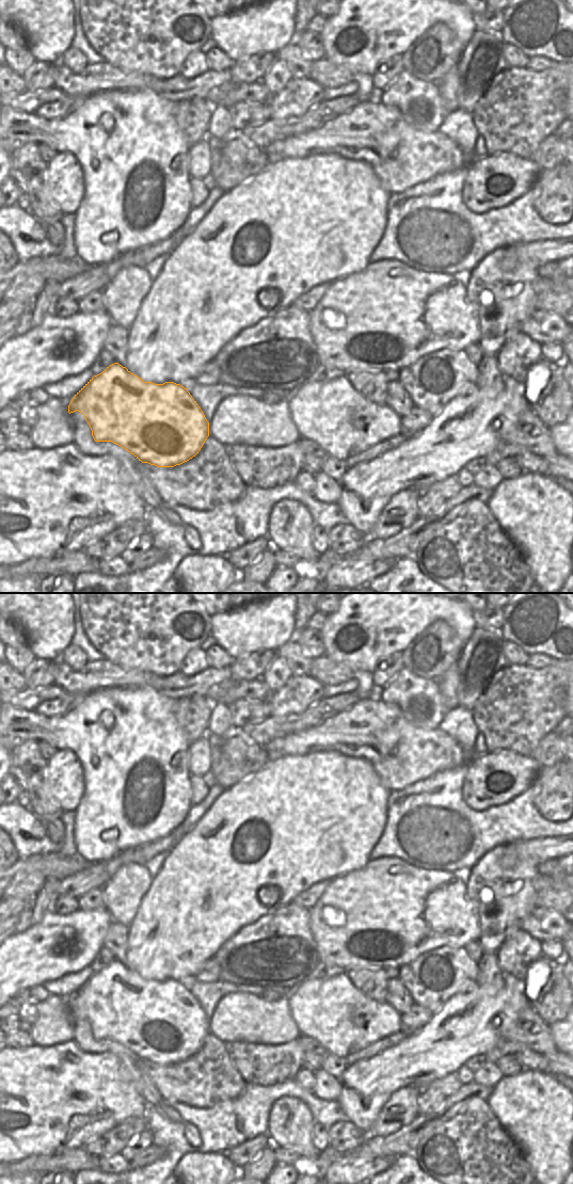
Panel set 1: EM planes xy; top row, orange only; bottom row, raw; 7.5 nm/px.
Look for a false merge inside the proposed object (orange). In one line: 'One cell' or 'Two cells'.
One cell

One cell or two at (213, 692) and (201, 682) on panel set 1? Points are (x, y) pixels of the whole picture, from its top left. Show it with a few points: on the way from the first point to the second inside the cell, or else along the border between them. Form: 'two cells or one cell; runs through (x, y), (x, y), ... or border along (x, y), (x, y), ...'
two cells; border along (232, 678), (216, 684), (203, 696)

